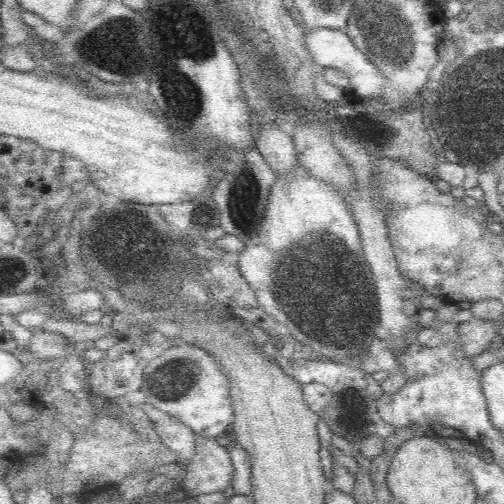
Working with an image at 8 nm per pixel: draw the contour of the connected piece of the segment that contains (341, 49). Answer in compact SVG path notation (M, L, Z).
M304 28L304 42L306 48L310 52L310 58L314 60L314 64L318 68L336 68L340 72L344 72L350 78L350 88L354 90L356 96L364 96L364 98L380 98L386 90L386 78L380 74L378 66L374 66L374 62L370 62L366 58L366 54L362 54L358 50L358 46L348 38L346 32L334 30L334 28Z

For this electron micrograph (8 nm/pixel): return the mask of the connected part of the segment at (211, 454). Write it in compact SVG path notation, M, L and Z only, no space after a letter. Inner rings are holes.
M196 434L196 454L190 464L184 466L186 478L182 484L186 498L196 500L200 494L212 494L230 488L234 478L230 450L216 442L216 438L204 438Z

